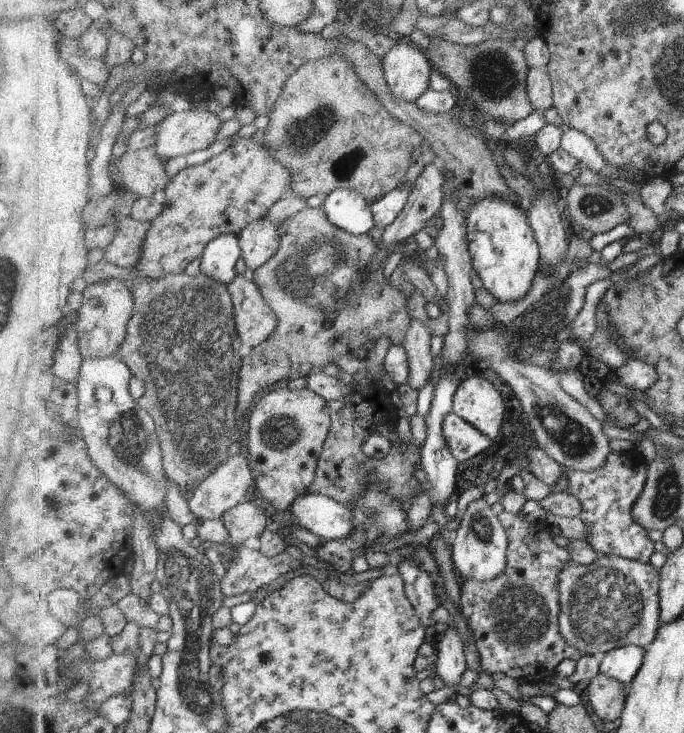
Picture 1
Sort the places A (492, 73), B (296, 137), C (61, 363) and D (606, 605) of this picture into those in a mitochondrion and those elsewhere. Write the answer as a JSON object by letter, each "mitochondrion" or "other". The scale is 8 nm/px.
{"A":"mitochondrion","B":"mitochondrion","C":"other","D":"mitochondrion"}

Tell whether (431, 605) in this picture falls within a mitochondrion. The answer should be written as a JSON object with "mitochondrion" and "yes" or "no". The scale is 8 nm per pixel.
{"mitochondrion":"no"}

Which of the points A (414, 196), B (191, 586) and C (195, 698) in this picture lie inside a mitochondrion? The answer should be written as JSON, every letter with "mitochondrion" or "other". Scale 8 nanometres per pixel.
{"A":"other","B":"mitochondrion","C":"mitochondrion"}

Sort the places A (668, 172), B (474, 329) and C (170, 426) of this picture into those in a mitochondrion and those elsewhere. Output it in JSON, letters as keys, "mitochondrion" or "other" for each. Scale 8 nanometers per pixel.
{"A":"other","B":"other","C":"mitochondrion"}

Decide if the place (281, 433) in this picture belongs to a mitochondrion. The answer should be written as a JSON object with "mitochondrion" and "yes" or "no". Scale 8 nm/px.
{"mitochondrion":"yes"}

